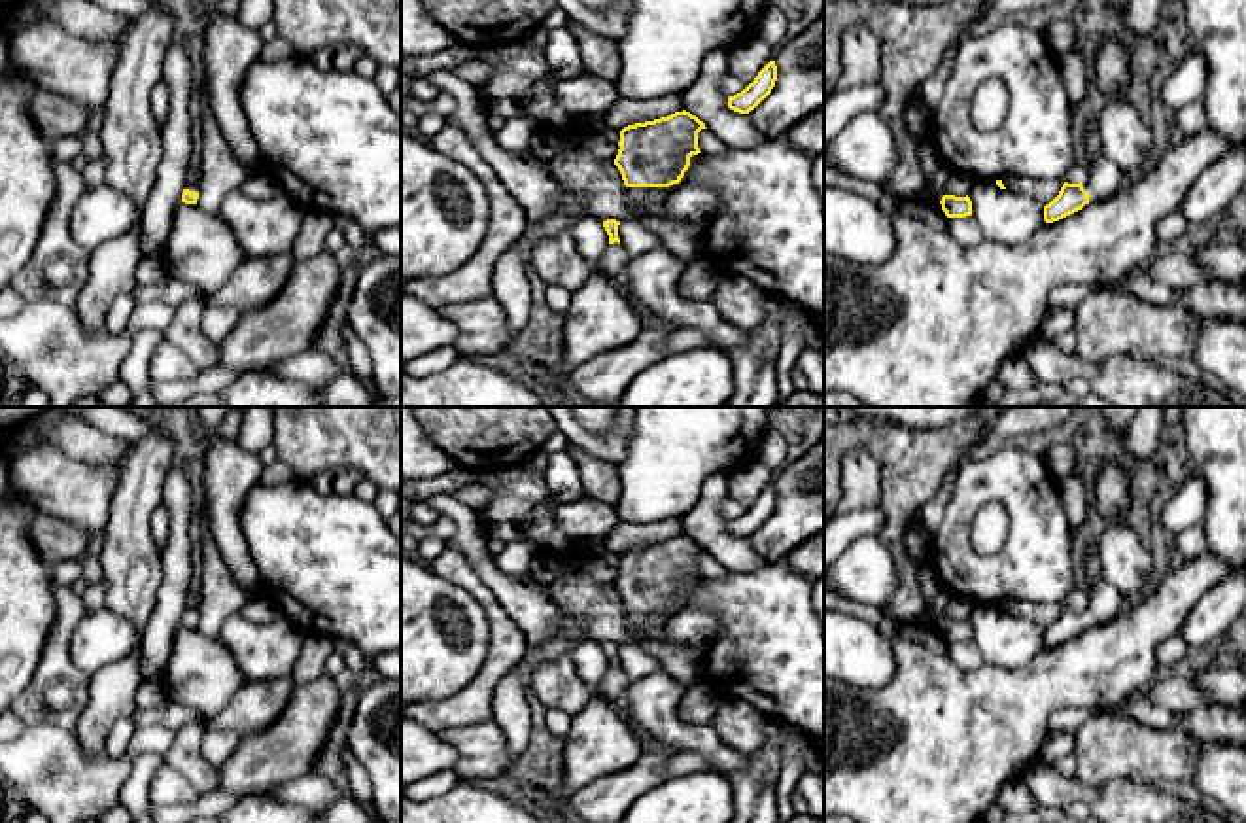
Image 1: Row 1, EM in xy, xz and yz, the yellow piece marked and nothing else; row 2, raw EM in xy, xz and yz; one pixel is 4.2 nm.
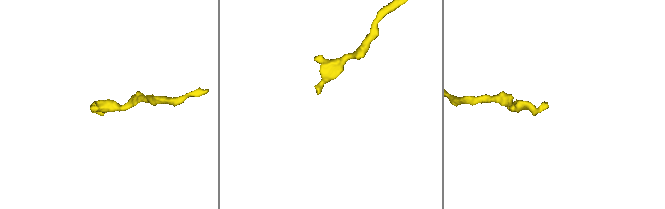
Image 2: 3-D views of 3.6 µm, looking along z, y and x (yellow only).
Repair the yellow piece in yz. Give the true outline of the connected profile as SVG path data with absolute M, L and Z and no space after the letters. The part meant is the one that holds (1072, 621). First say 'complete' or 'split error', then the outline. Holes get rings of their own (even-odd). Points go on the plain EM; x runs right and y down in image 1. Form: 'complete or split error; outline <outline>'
split error; outline M1093 587L1082 594L1080 607L1064 605L1059 619L1044 630L1044 645L1059 645L1085 628L1106 622L1127 607L1125 596L1110 587Z

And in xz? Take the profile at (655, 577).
complete; outline M675 535L620 554L614 583L626 611L669 611L679 607L690 581L701 577L698 556L707 552L690 535Z

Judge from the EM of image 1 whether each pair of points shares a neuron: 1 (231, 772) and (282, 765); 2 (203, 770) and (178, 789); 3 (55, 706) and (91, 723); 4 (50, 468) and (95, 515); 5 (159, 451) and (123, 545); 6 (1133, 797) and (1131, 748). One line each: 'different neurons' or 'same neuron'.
1: same neuron
2: different neurons
3: different neurons
4: same neuron
5: same neuron
6: different neurons

